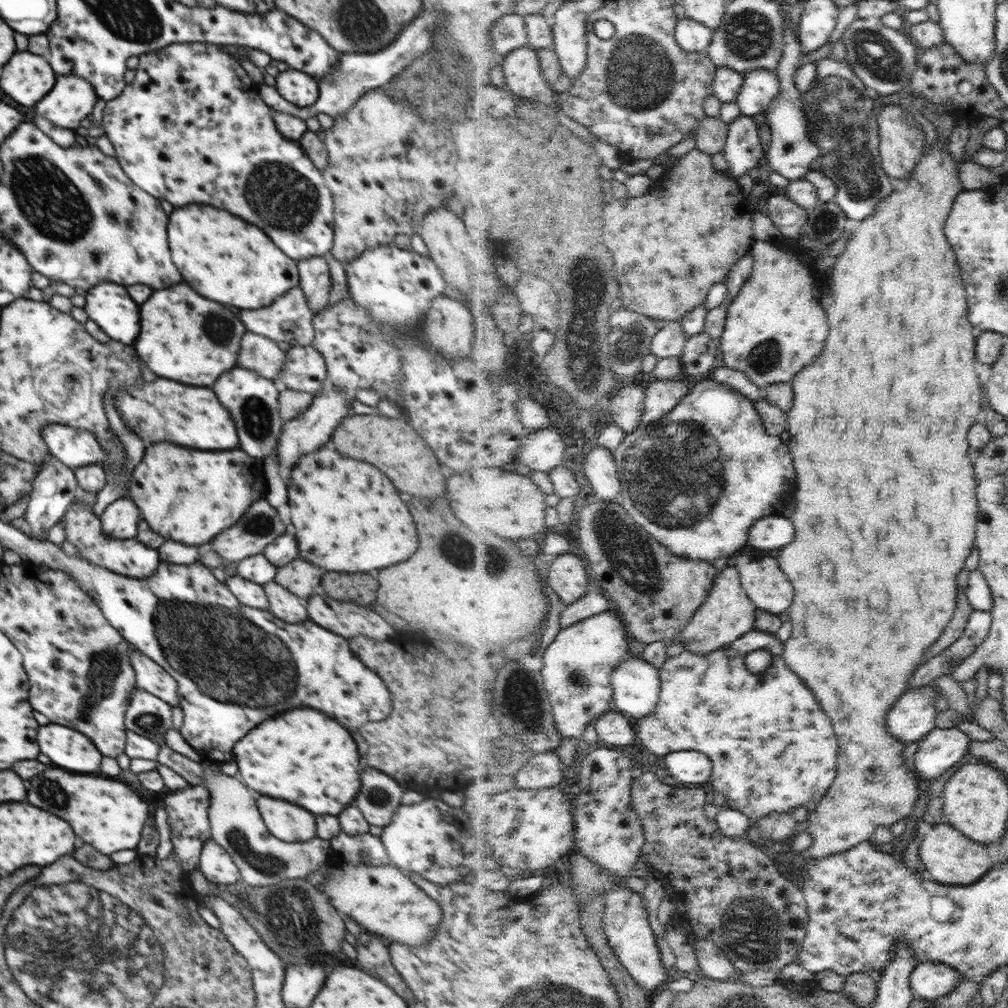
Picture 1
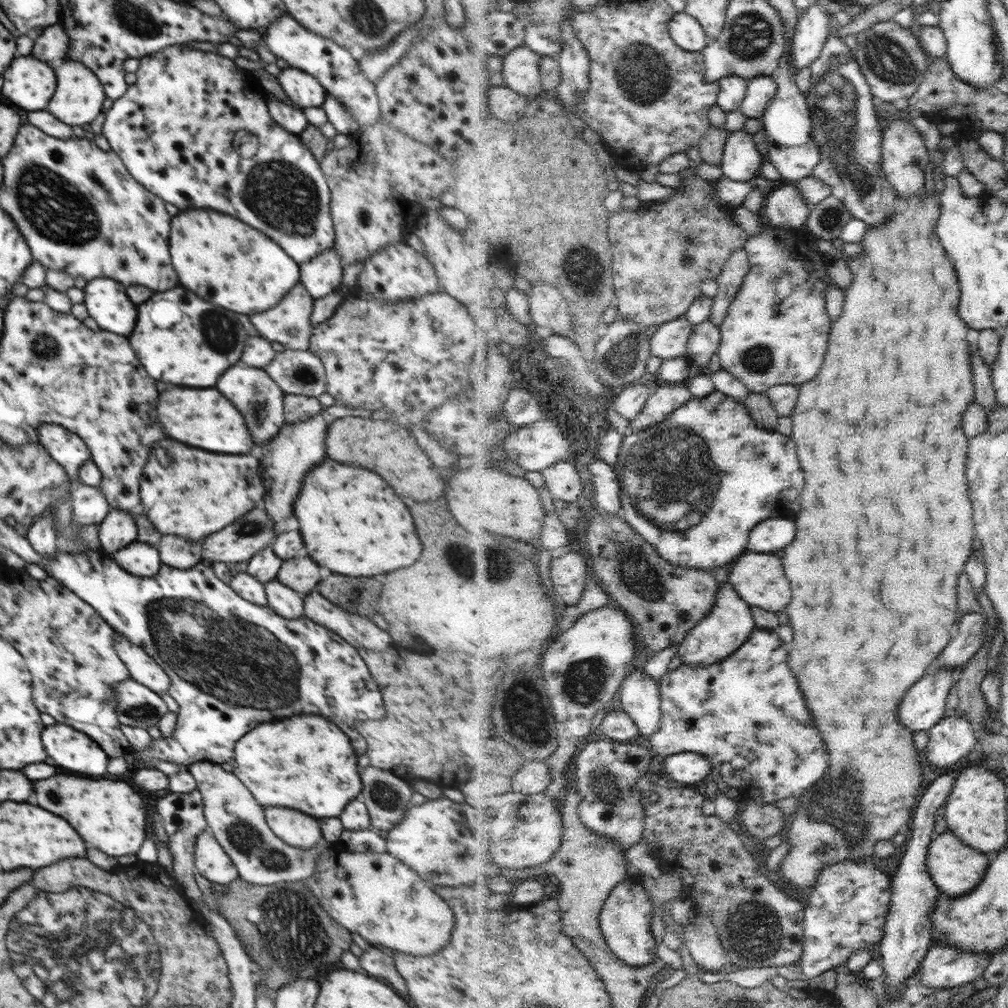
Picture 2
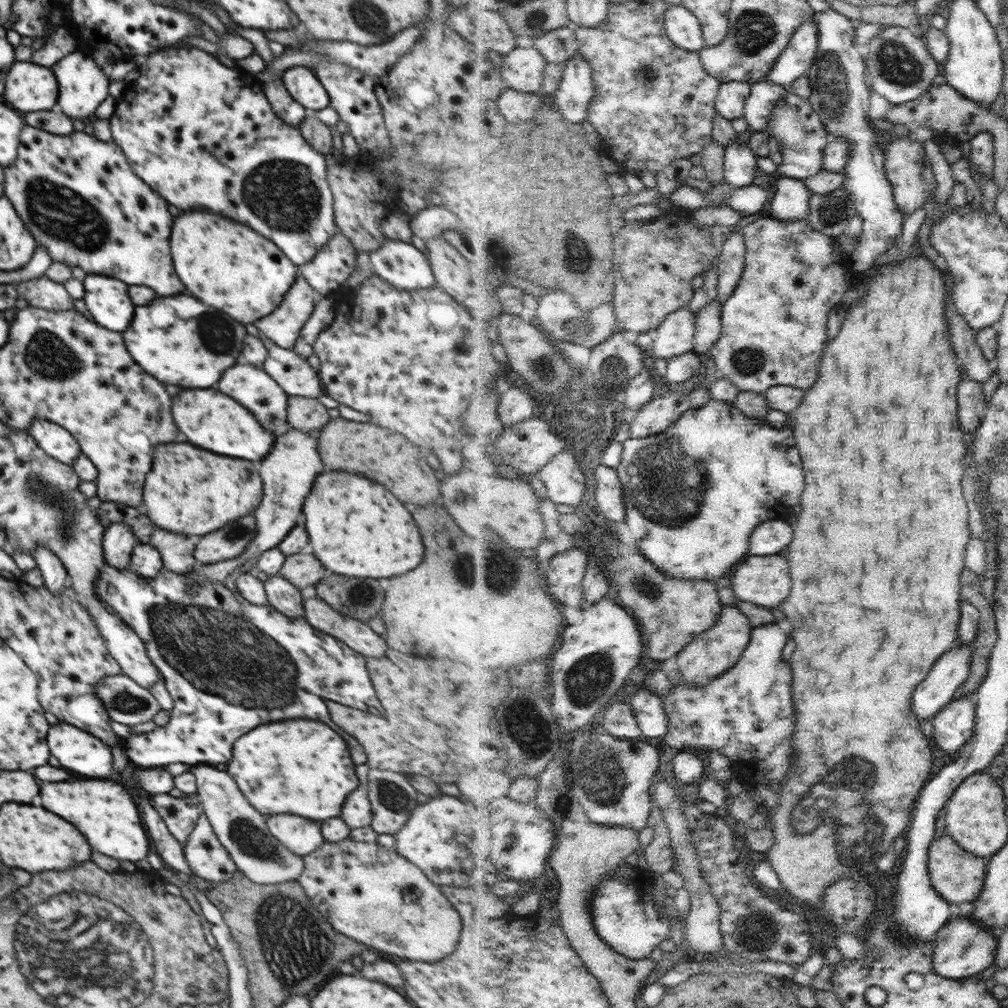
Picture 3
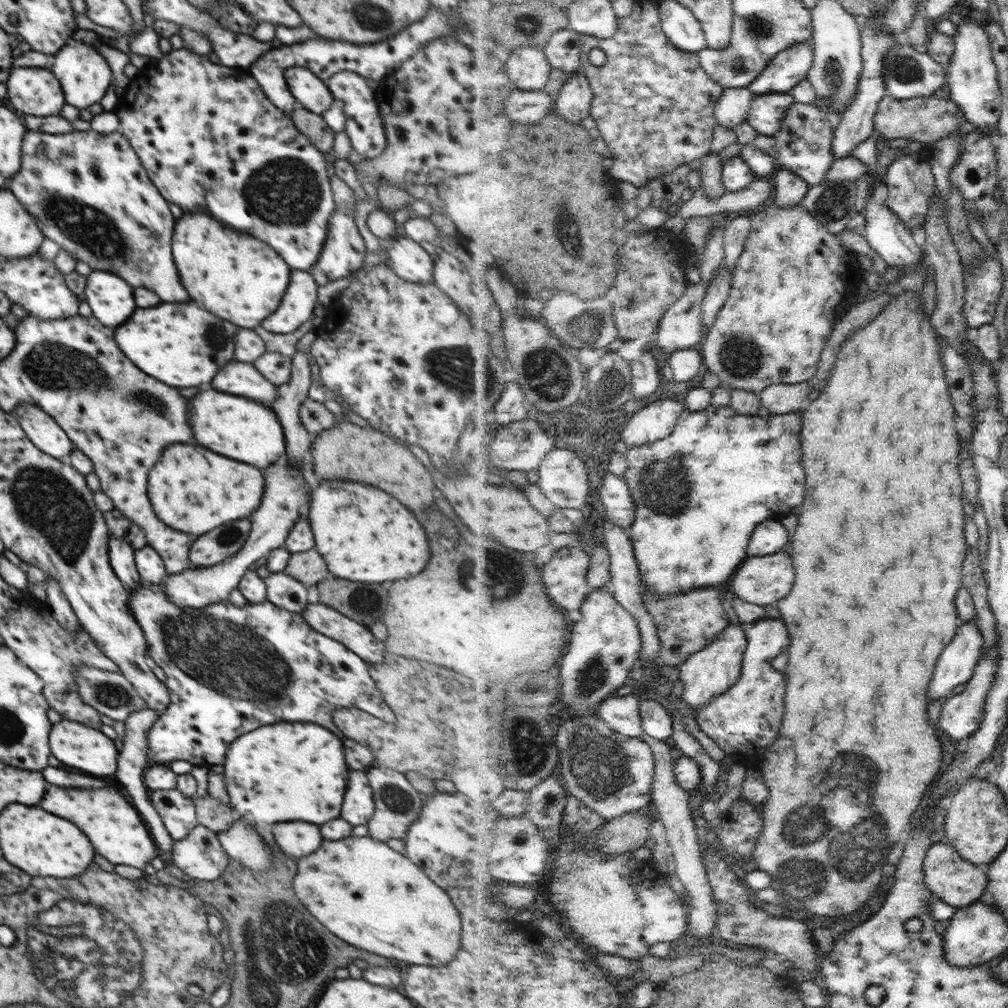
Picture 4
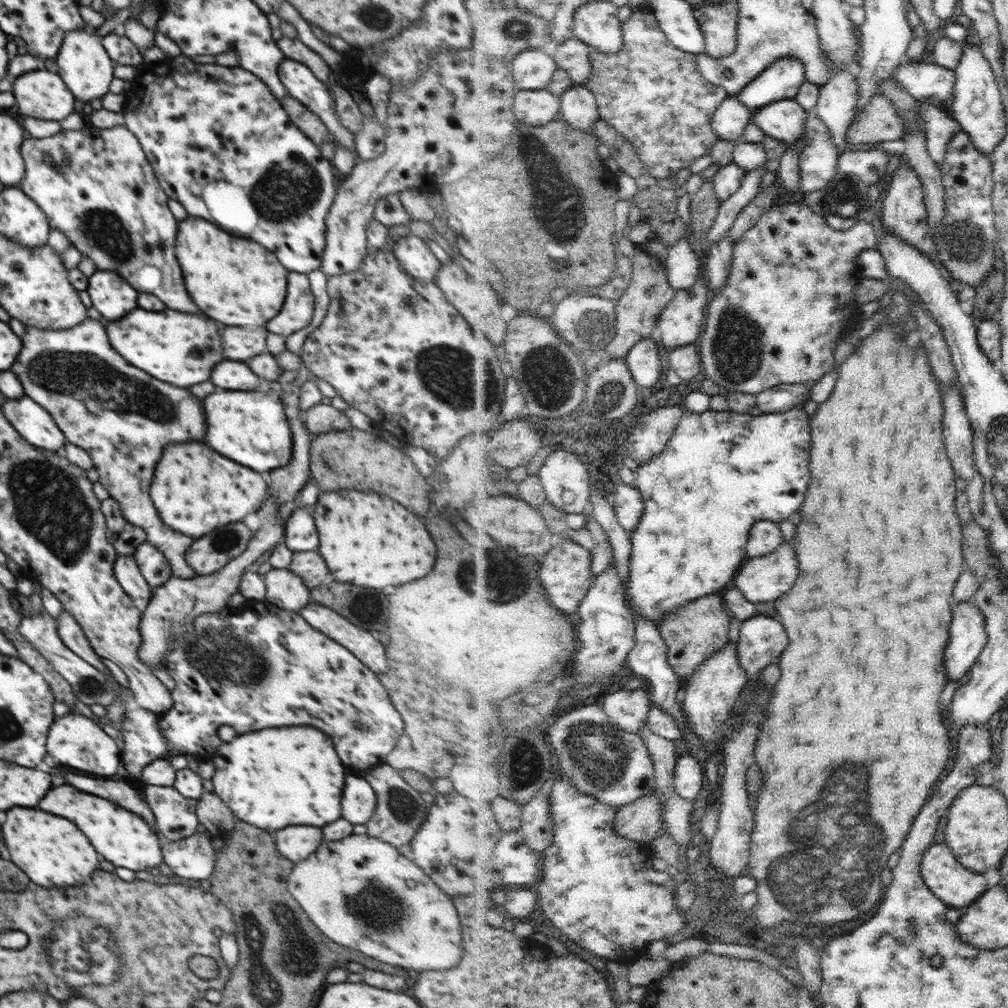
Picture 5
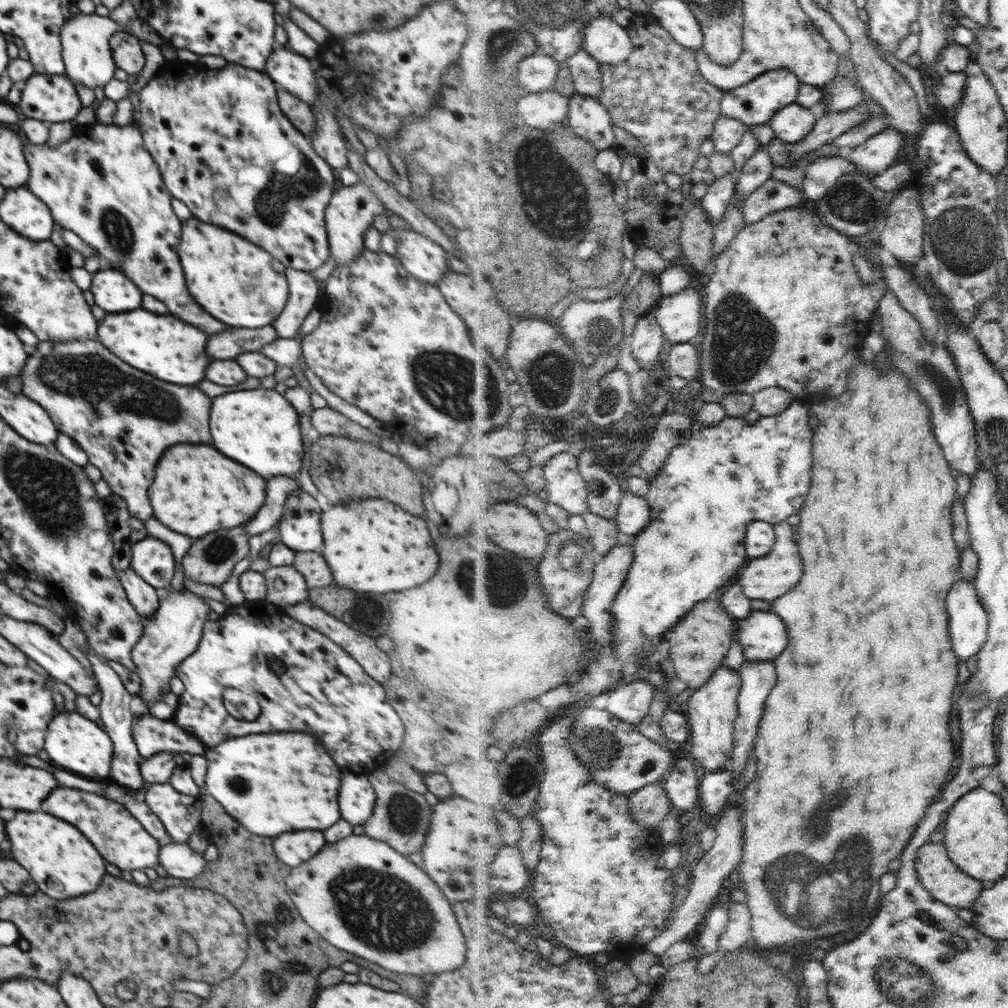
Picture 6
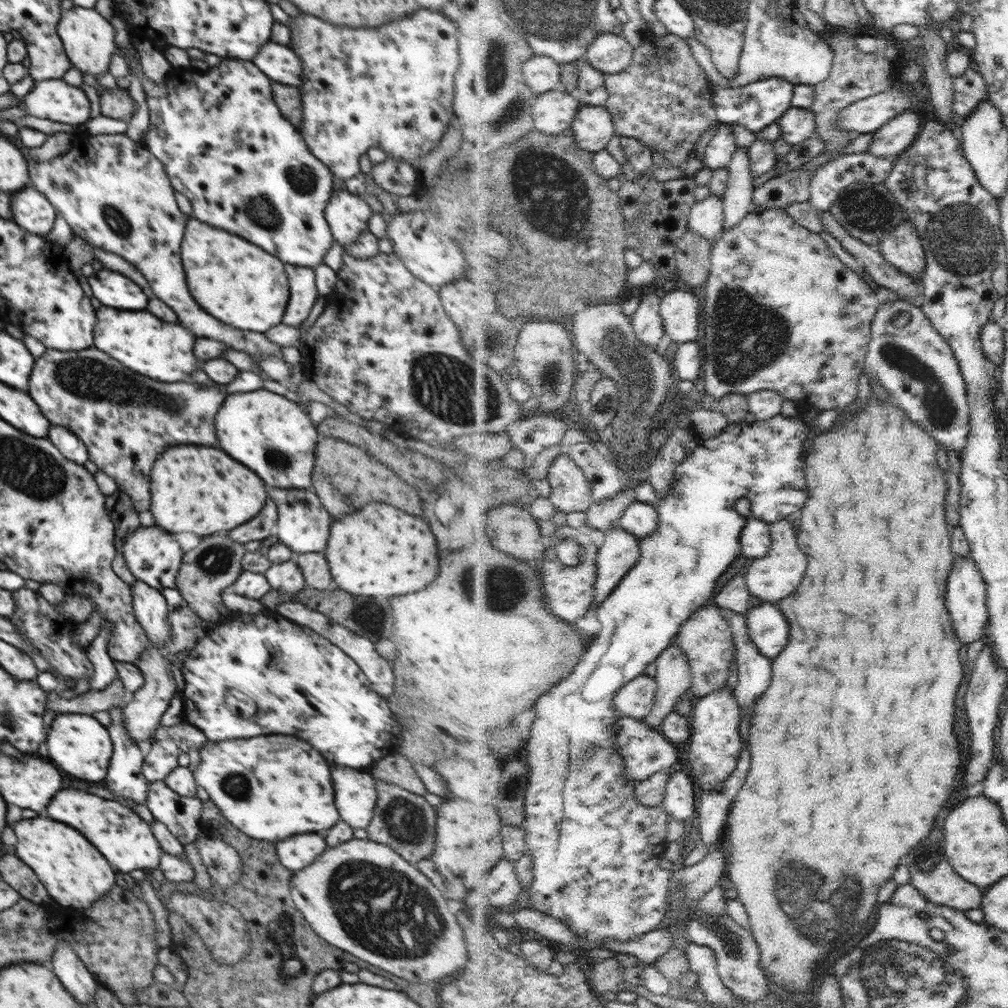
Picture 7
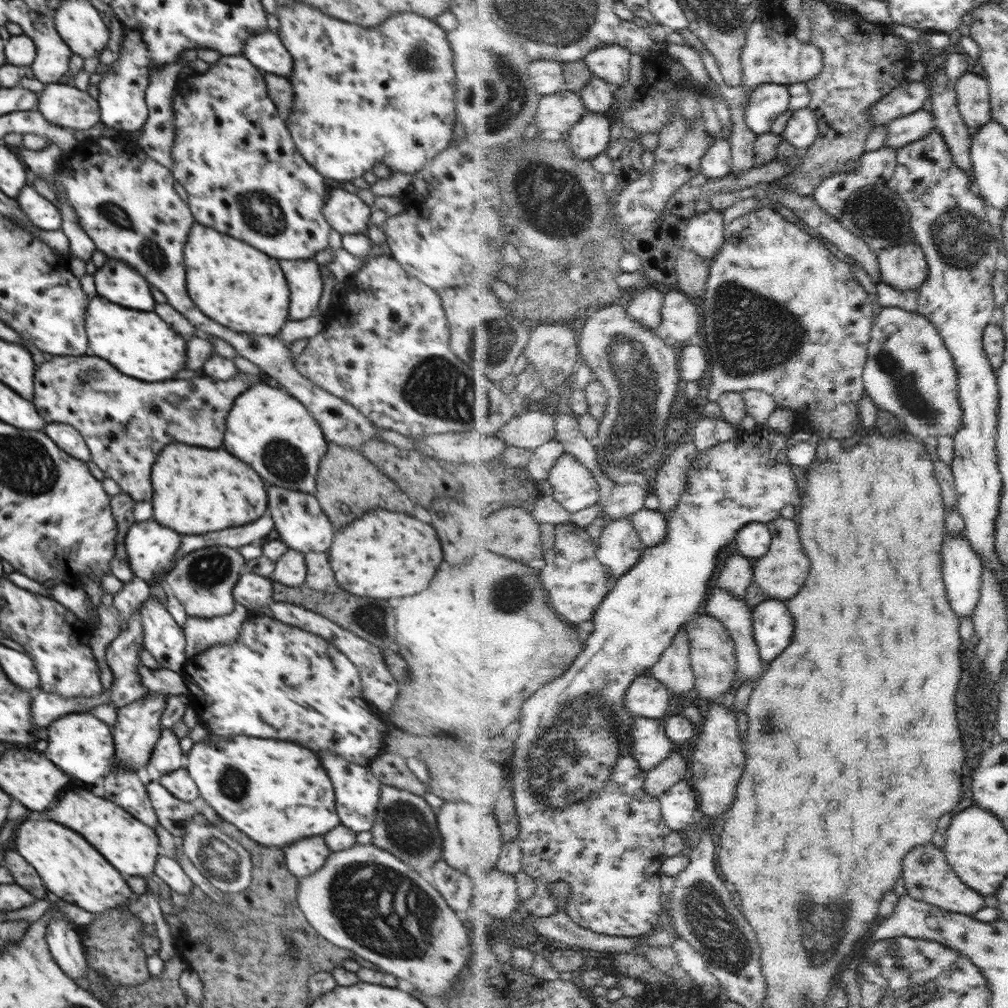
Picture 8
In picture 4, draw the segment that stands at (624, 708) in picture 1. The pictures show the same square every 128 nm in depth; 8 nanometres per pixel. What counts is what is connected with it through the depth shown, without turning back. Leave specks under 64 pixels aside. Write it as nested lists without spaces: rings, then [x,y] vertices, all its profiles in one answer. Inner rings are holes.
[[[652,699],[643,701],[642,716],[647,734],[661,741],[668,740],[670,736],[674,738],[675,716],[664,704]]]

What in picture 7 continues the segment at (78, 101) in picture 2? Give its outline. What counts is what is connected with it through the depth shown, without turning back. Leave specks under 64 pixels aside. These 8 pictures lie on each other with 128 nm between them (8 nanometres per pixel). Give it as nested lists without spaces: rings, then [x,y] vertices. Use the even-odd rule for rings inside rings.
[[[77,5],[69,10],[63,10],[57,24],[57,33],[63,42],[72,66],[84,75],[91,74],[96,78],[108,72],[110,59],[113,54],[118,52],[114,42],[114,29],[110,21],[104,19],[94,8],[83,8]]]

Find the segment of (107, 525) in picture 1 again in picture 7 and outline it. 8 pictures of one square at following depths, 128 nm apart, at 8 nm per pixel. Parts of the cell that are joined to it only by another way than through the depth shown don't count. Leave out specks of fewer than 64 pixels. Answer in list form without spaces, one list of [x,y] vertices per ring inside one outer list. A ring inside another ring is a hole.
[[[135,580],[130,586],[136,621],[146,633],[149,643],[154,647],[162,647],[172,639],[172,628],[168,621],[172,608],[166,603],[161,590],[152,588],[141,580]]]

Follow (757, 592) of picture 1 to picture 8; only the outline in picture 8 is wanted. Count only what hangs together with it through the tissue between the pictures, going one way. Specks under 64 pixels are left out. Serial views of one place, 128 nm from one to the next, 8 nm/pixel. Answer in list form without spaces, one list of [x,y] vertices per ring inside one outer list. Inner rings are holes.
[[[782,517],[773,520],[770,525],[773,532],[773,546],[769,554],[759,558],[755,564],[756,584],[764,592],[768,592],[772,599],[790,600],[802,592],[812,570],[812,560],[804,550],[804,544],[800,538],[800,526],[796,524],[796,520]]]

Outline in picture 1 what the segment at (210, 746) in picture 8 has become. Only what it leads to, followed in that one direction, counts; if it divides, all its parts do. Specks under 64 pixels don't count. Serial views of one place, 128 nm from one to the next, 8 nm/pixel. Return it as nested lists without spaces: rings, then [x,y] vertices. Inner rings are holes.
[[[294,708],[258,724],[258,730],[248,732],[234,745],[233,754],[239,770],[237,776],[252,791],[280,800],[290,800],[314,815],[328,814],[337,817],[360,792],[360,754],[356,742],[344,726],[312,708]]]

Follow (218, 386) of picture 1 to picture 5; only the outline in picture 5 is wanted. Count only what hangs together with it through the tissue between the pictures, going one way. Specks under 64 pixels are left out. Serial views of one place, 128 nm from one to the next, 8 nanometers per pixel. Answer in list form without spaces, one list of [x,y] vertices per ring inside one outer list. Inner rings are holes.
[[[224,360],[224,362],[216,364],[212,370],[212,378],[210,378],[214,386],[220,386],[226,390],[246,391],[256,391],[260,379],[246,364],[232,362],[232,360]]]

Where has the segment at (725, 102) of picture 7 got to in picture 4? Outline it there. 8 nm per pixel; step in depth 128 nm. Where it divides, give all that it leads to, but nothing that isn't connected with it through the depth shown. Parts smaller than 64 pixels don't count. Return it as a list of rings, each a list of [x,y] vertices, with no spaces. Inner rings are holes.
[[[799,42],[781,52],[750,87],[755,96],[772,92],[792,93],[793,88],[809,78],[814,63],[813,42]]]

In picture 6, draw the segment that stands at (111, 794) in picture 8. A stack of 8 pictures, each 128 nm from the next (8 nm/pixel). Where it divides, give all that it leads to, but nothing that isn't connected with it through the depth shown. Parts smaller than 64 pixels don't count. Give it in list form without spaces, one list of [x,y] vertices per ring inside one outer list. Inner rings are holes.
[[[88,648],[83,652],[84,656],[86,656],[92,664],[96,681],[102,693],[102,699],[97,708],[100,712],[102,724],[104,724],[104,730],[108,733],[114,746],[114,758],[112,760],[110,778],[112,778],[114,782],[118,782],[120,786],[132,788],[132,790],[136,790],[137,794],[140,794],[145,787],[146,781],[142,778],[139,769],[141,760],[138,756],[138,748],[136,748],[136,743],[133,739],[133,730],[130,726],[134,717],[129,707],[131,694],[126,691],[116,671],[110,665],[104,663],[100,656],[97,656],[92,650],[88,650]]]

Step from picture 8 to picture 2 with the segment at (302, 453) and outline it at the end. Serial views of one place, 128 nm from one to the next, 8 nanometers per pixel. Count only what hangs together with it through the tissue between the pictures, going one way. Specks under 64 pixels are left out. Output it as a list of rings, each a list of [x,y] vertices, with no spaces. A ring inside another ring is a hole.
[[[168,388],[158,398],[158,414],[168,438],[198,446],[208,452],[248,454],[254,446],[240,412],[214,388]]]

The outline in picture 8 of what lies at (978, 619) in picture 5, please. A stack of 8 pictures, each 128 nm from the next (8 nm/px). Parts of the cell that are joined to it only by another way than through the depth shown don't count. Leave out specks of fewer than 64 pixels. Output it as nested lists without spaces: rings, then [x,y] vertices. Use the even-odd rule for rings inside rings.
[[[948,534],[946,552],[942,552],[942,556],[946,556],[946,592],[950,592],[948,596],[950,604],[954,604],[954,612],[958,612],[958,616],[962,619],[970,618],[972,620],[976,603],[980,598],[983,560],[964,535],[950,537]]]

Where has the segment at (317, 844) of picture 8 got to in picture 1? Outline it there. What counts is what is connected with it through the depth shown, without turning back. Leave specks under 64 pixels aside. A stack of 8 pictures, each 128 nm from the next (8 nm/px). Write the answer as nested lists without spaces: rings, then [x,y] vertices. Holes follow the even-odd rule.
[[[252,791],[268,830],[287,843],[306,842],[317,836],[315,815],[286,800],[268,798]]]

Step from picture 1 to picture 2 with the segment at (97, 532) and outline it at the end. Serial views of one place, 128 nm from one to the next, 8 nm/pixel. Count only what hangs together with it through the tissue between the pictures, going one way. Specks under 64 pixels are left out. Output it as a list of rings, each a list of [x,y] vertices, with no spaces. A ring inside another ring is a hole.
[[[136,540],[126,545],[122,550],[110,554],[109,558],[112,558],[120,568],[126,569],[126,572],[134,576],[156,576],[163,562],[158,549],[154,546]]]

